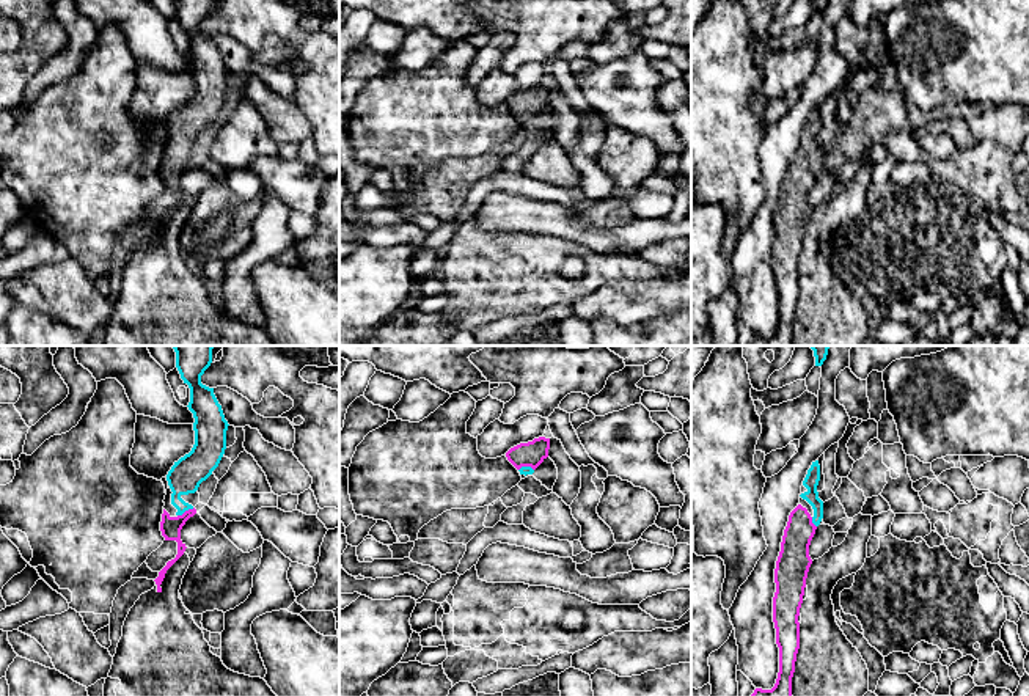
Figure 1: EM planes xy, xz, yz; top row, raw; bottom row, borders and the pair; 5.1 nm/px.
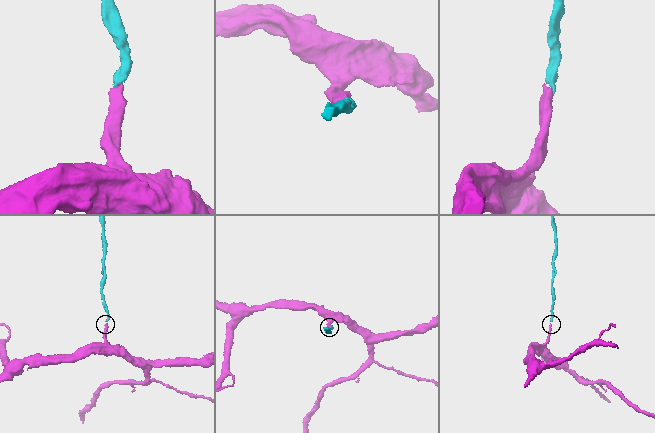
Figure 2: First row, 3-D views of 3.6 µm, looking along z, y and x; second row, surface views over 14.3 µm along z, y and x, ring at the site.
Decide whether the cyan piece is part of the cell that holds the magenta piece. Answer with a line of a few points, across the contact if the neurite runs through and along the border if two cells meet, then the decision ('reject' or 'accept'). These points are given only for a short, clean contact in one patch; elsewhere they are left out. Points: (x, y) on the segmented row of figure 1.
line xy (170, 527), (186, 511), (178, 487), (189, 472); accept

